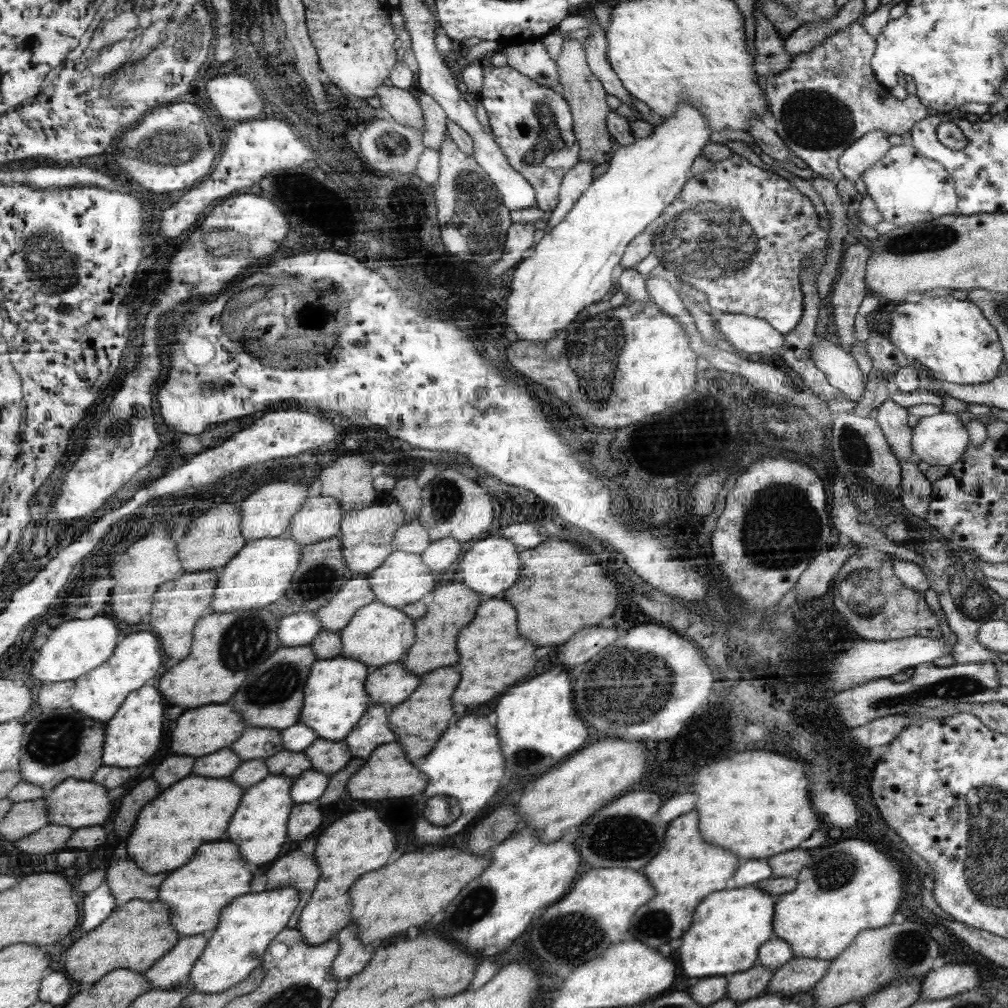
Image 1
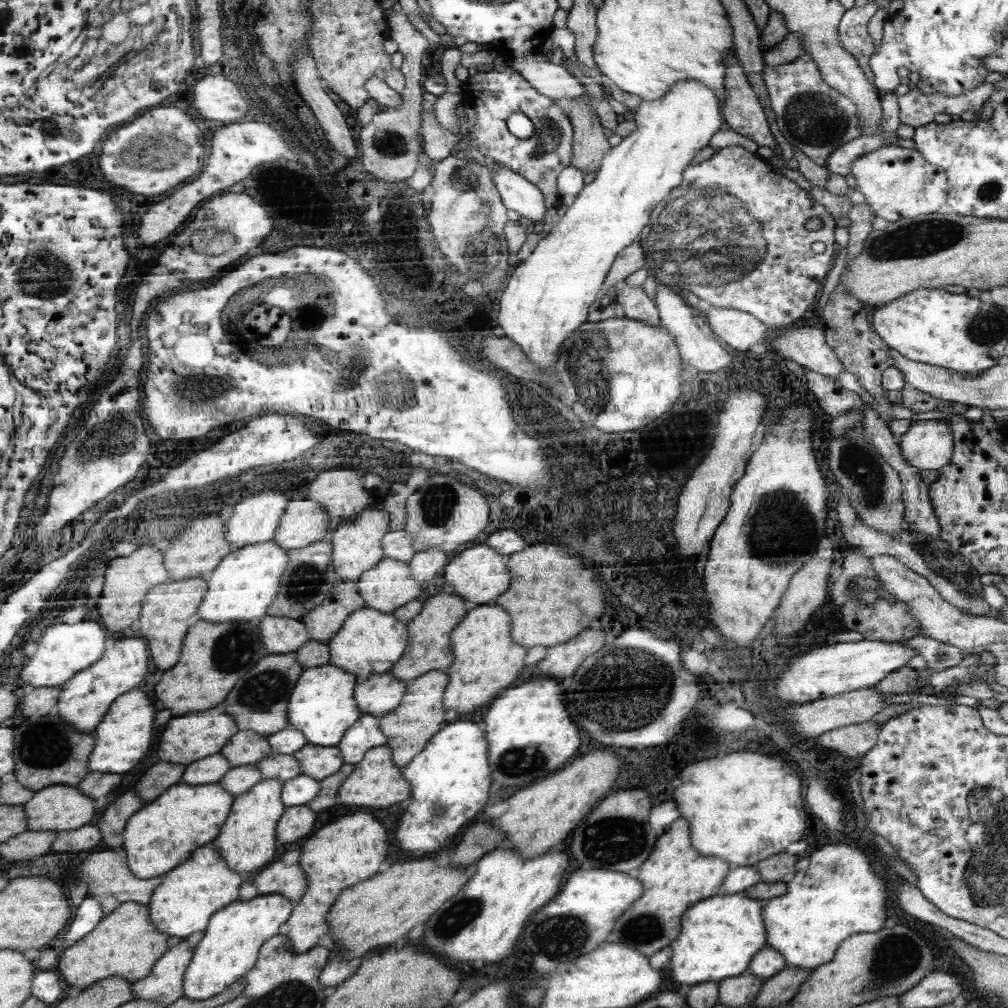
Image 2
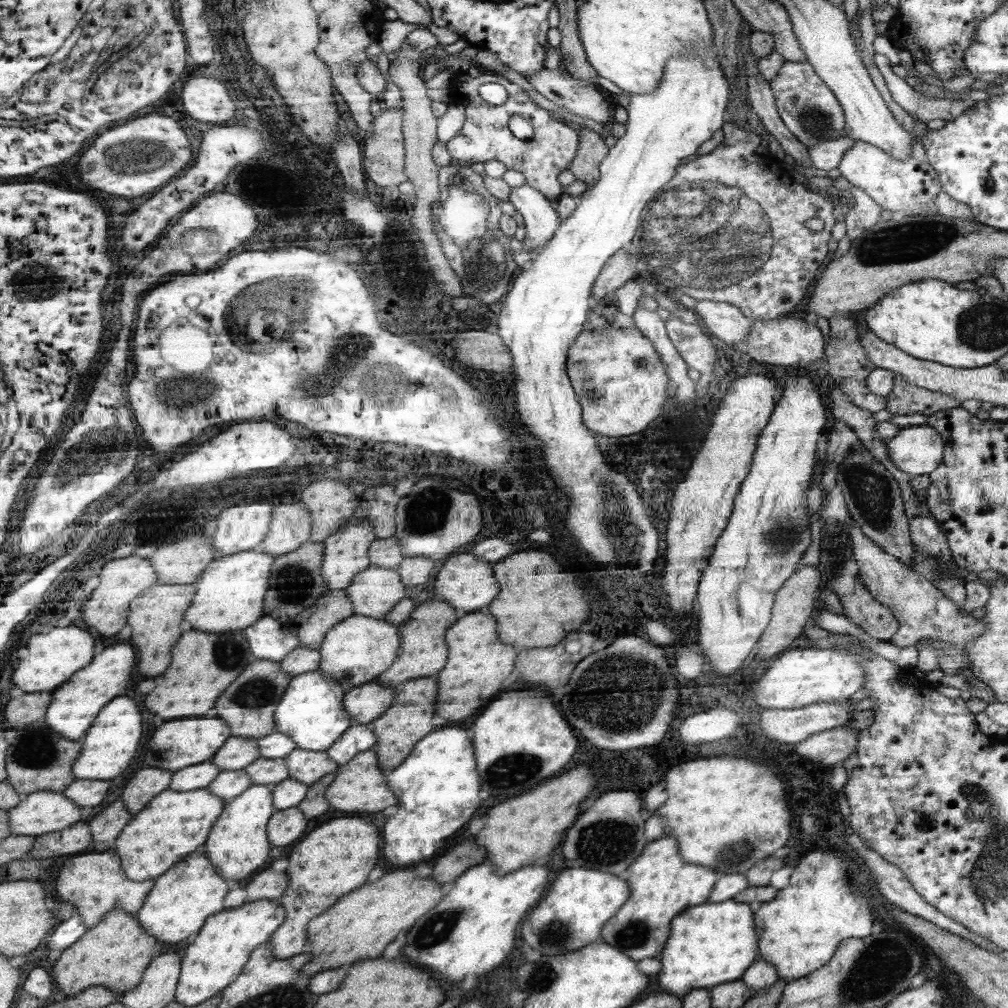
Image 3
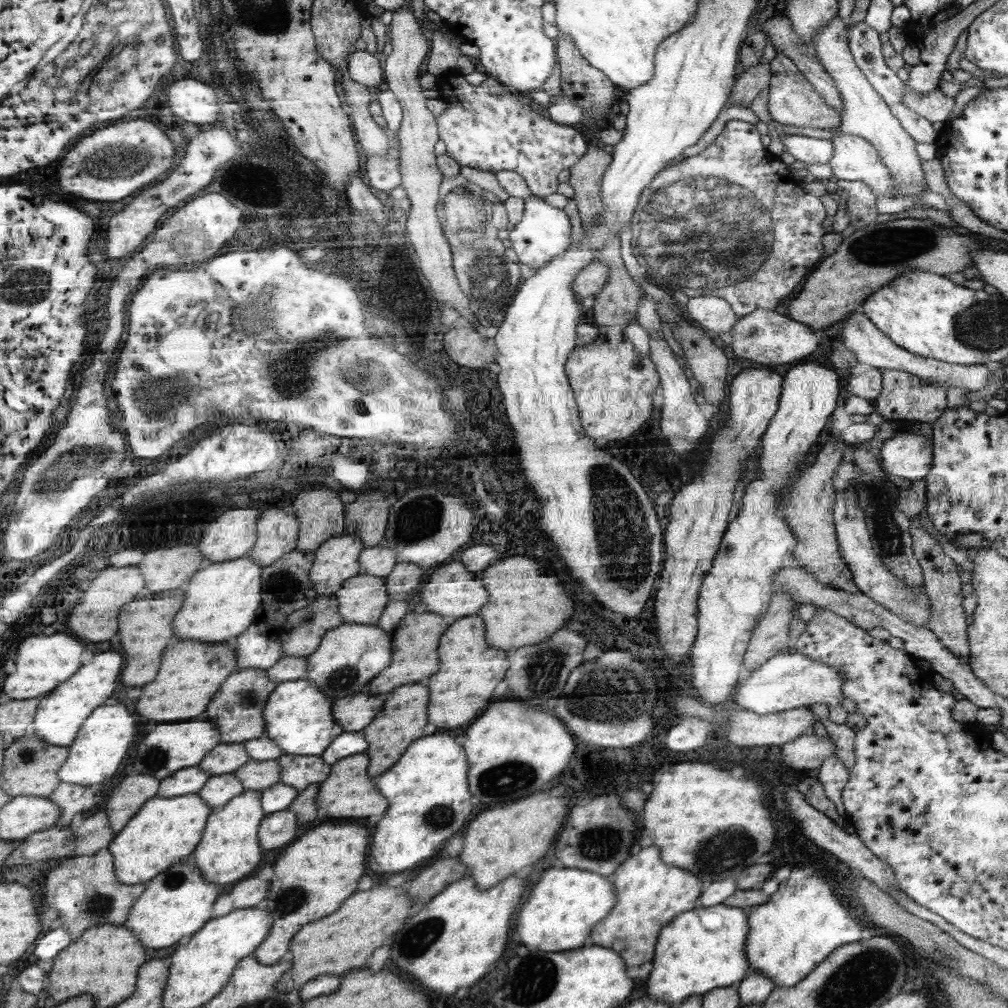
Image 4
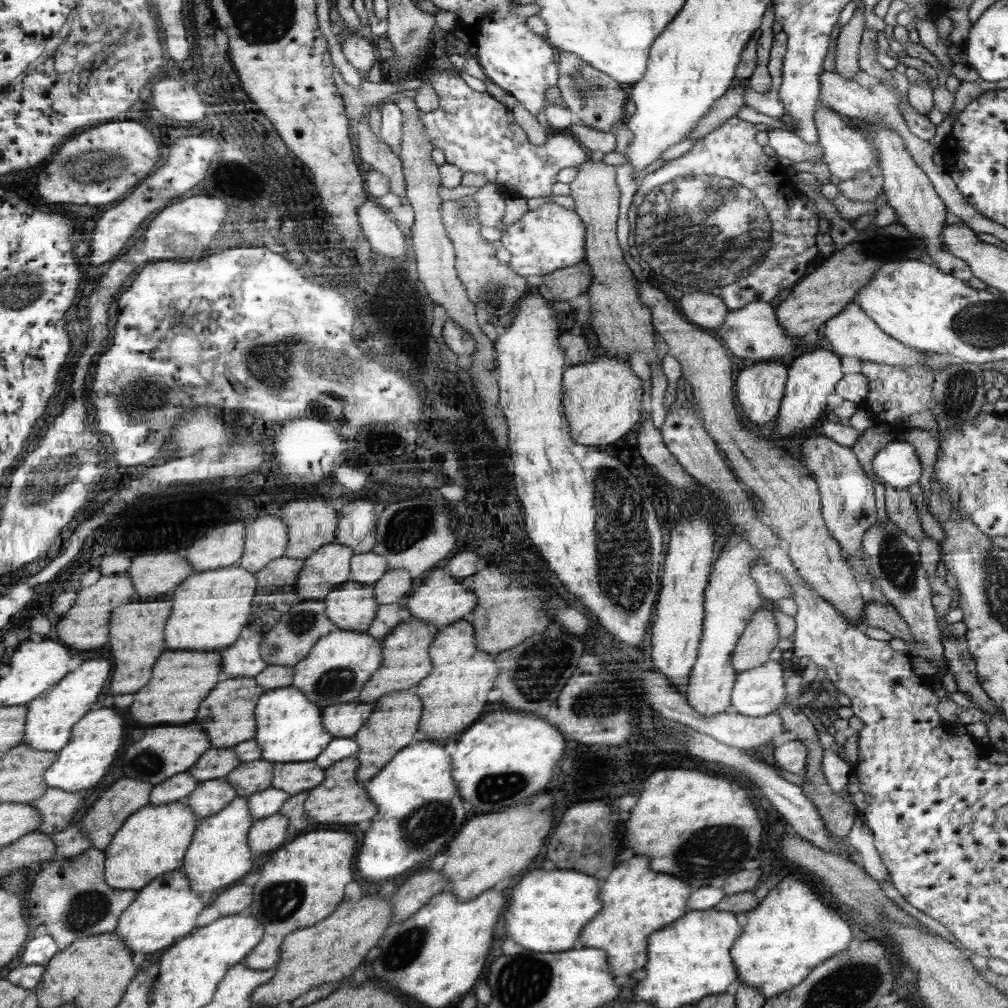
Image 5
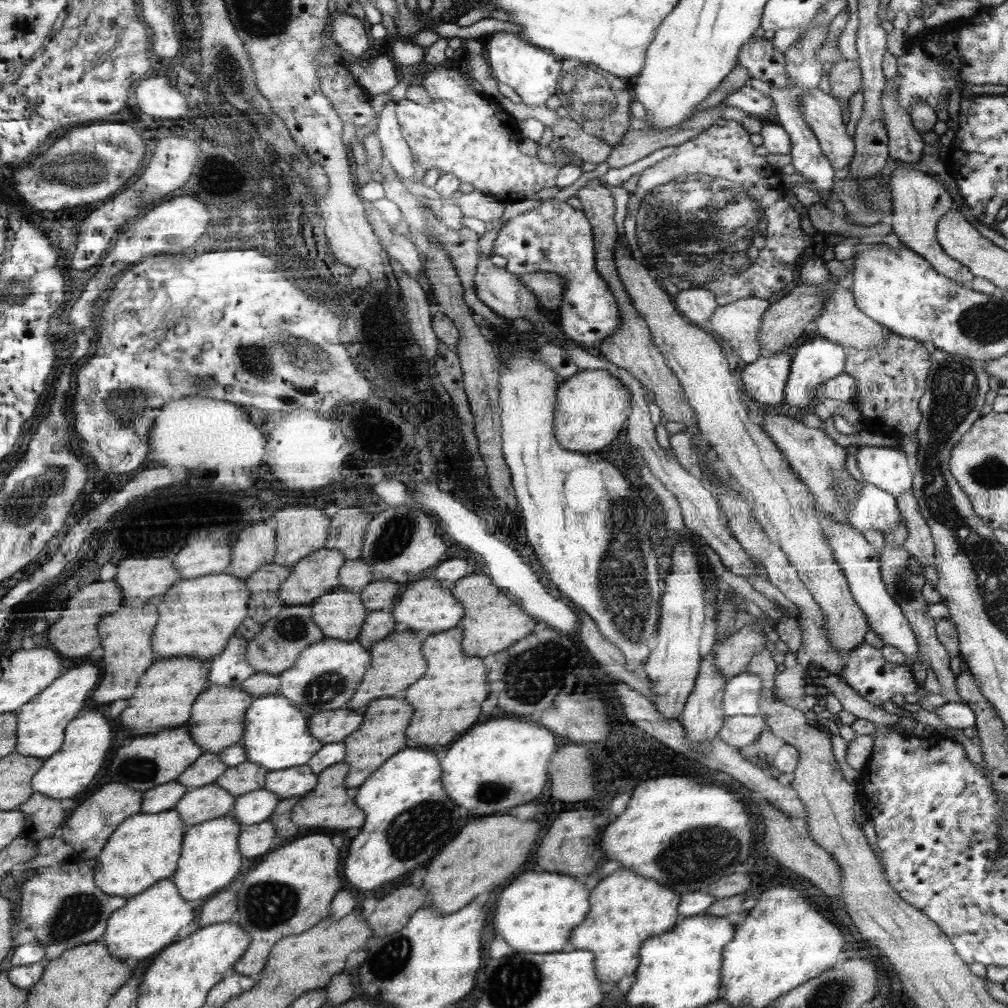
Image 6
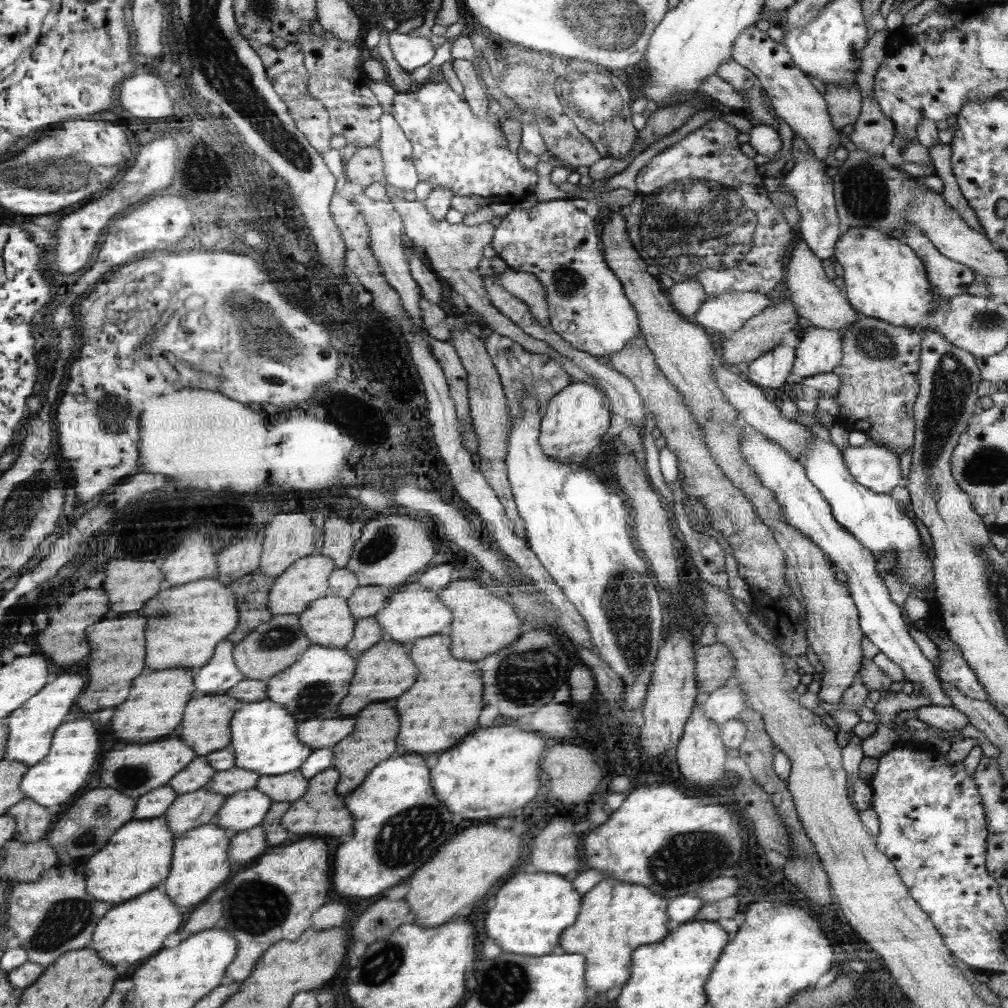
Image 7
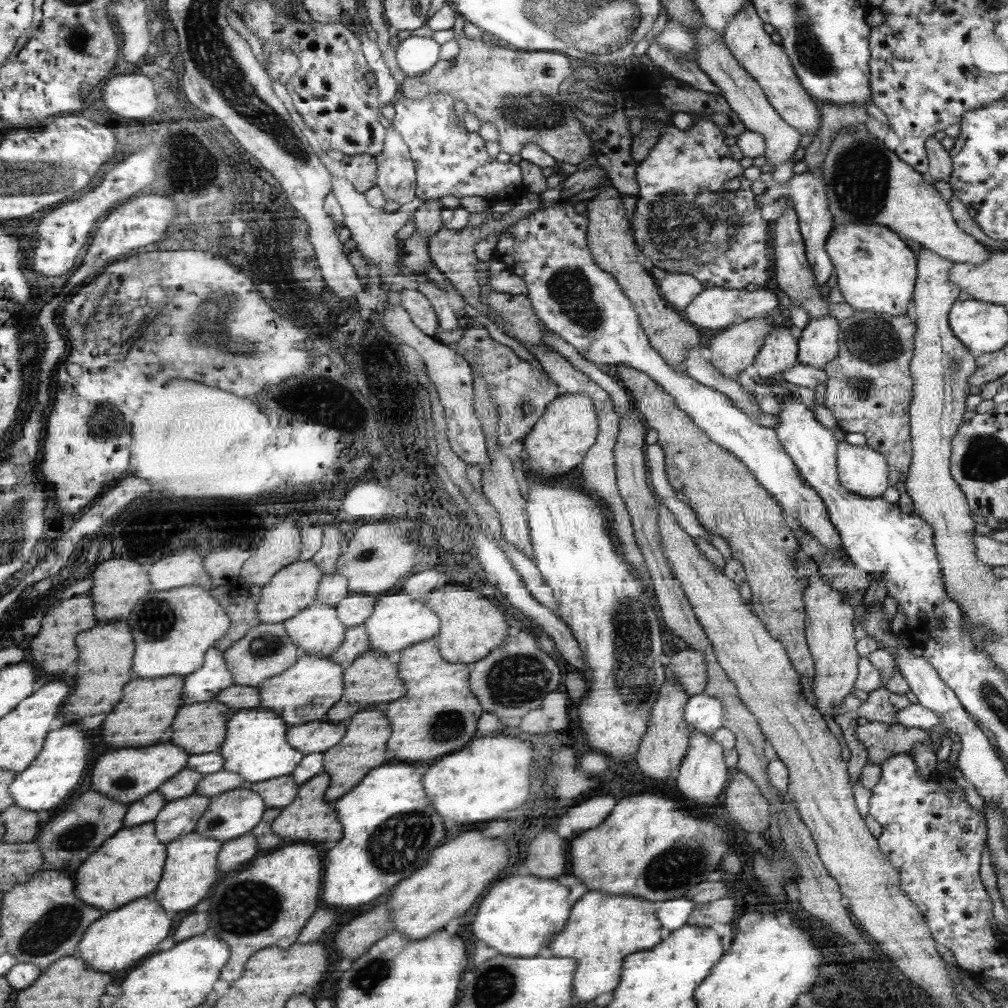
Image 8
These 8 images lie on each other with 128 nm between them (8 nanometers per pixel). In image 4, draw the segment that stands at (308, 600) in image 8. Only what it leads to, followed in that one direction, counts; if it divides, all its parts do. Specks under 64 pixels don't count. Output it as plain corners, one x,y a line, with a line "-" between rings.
342,534
329,538
315,550
309,578
318,596
333,596
346,581
361,574
358,558
362,549
362,538

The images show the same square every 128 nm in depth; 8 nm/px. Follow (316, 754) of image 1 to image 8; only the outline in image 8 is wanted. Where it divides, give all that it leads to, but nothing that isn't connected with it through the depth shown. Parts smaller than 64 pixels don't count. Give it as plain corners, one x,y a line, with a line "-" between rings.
292,775
272,778
269,781
254,782
250,790
257,791
265,800
268,808
284,808
293,804
301,786
294,782

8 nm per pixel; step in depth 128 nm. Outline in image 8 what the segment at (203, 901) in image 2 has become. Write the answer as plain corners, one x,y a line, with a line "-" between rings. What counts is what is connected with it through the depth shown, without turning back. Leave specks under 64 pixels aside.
152,896
142,897
118,910
105,912
94,926
90,926
90,934
82,938
82,946
78,946
77,956
84,958
85,962
94,970
102,972
116,972
134,966
136,962
151,956
150,952
170,934
172,922
166,916
162,904

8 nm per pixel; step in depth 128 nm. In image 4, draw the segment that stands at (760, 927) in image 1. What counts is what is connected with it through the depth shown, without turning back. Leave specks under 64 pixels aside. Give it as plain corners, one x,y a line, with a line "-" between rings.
700,906
679,914
661,930
662,942
658,942
658,958
654,958
654,968
646,982
646,994
677,1006
687,998
740,984
751,970
744,952
748,931
748,918
741,907

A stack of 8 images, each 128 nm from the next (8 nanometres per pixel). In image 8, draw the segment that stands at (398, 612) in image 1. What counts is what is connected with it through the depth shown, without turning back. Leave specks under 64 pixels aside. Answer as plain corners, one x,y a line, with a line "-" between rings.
301,652
298,660
282,674
264,681
258,690
262,708
274,711
289,727
326,720
326,714
341,700
345,690
345,666
331,656

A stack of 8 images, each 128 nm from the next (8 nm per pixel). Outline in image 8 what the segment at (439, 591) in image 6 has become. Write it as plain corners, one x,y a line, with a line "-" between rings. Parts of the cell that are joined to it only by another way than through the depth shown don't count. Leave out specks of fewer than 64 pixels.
400,592
375,597
374,612
363,622
370,644
369,650
378,650
380,654
392,654
408,649
423,641
436,638
441,629
441,618
423,599
416,600
412,595

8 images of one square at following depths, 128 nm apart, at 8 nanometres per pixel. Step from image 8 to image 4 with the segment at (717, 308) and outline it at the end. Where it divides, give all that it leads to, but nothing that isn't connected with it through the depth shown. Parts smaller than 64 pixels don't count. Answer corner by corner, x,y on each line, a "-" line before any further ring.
754,309
754,312
741,316
734,329
732,336
732,350
736,356
760,363
765,367
773,367
777,364
797,364
814,356
819,341
812,327
796,322
786,314
782,315
774,310

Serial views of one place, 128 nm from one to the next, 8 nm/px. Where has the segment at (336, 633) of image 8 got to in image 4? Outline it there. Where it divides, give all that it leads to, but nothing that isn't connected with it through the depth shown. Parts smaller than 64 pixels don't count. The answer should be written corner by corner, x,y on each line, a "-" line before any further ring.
360,574
343,584
333,597
341,604
341,614
345,622
378,624
391,601
385,578

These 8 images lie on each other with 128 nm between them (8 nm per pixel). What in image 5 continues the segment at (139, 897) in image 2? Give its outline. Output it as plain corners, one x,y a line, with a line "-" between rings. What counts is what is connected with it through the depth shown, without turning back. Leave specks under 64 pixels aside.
90,848
71,858
56,858
42,864
42,871
35,876
28,902
30,916
45,924
58,950
72,945
80,936
114,932
121,914
137,900
138,890
122,890
112,887
105,878
105,851

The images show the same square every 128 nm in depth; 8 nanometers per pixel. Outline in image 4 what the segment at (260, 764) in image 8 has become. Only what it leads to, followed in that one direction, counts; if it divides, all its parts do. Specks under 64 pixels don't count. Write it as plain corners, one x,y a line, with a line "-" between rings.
304,678
279,682
264,708
263,716
267,723
264,736
276,740
284,754
321,756
330,743
345,730
337,722
337,718
334,718
333,704
333,698
320,687
314,686
314,682
310,680

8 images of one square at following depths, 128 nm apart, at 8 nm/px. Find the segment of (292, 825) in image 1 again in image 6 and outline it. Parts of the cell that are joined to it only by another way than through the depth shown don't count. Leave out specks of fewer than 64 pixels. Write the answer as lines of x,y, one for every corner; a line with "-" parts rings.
267,819
253,825
240,826
238,835
238,850
246,858
256,858
268,853
276,836
276,826

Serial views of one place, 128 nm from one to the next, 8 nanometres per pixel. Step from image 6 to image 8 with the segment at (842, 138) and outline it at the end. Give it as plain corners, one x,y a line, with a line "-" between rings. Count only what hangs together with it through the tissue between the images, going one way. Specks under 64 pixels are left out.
753,4
746,5
746,8
730,21
723,39
738,62
757,80
761,90
768,96
769,103
776,108
778,115
786,123
790,123
790,126
797,127
802,135
817,133
822,123
821,113
816,109
814,98
806,92
802,82
797,78
797,72
785,47
774,44
770,34
766,34
764,20

